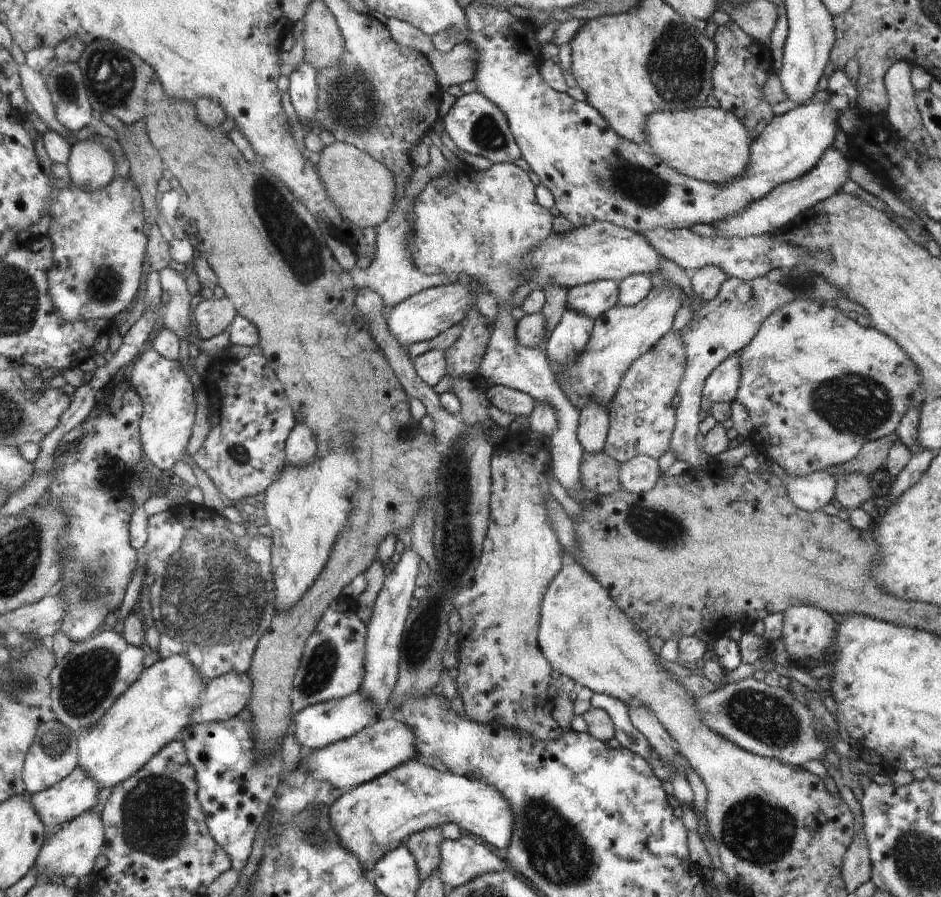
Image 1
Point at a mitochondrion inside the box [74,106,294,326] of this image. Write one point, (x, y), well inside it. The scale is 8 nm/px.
(106, 281)

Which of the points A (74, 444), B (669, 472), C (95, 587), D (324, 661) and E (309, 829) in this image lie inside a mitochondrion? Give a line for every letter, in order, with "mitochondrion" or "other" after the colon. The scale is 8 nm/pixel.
A: other
B: other
C: mitochondrion
D: mitochondrion
E: mitochondrion

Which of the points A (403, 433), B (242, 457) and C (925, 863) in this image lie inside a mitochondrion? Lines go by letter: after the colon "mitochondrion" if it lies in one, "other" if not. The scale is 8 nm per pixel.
A: mitochondrion
B: mitochondrion
C: mitochondrion

